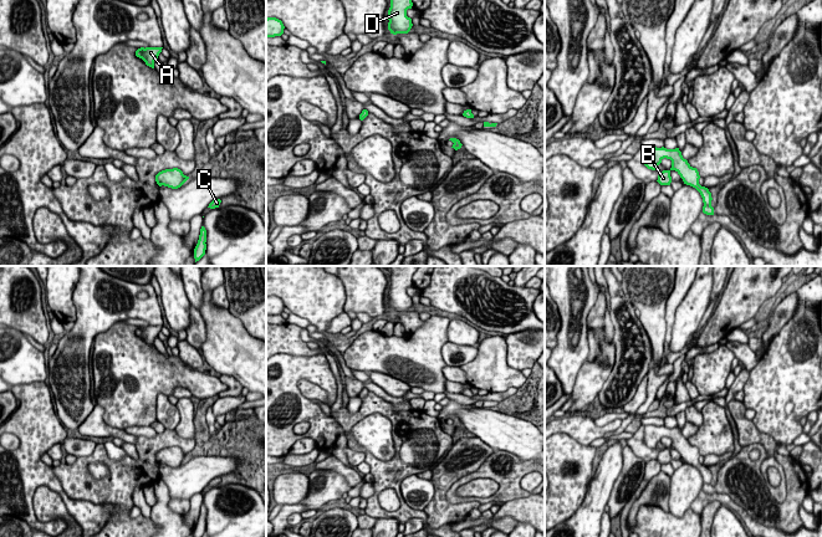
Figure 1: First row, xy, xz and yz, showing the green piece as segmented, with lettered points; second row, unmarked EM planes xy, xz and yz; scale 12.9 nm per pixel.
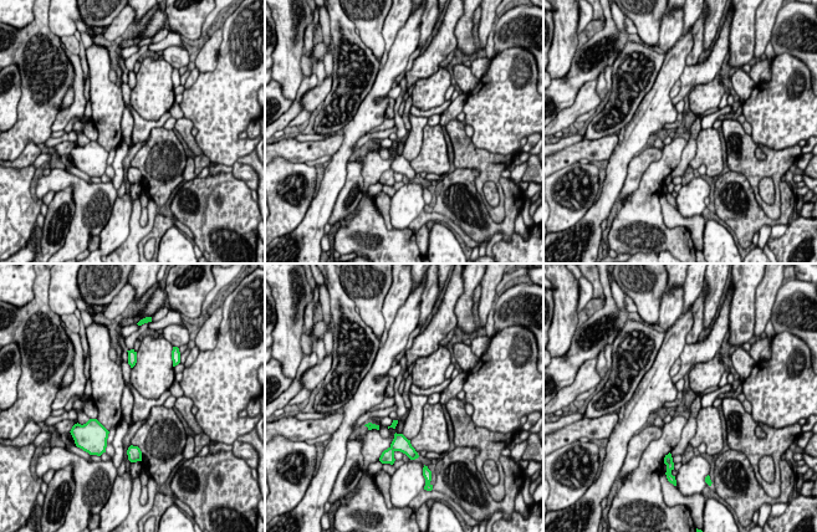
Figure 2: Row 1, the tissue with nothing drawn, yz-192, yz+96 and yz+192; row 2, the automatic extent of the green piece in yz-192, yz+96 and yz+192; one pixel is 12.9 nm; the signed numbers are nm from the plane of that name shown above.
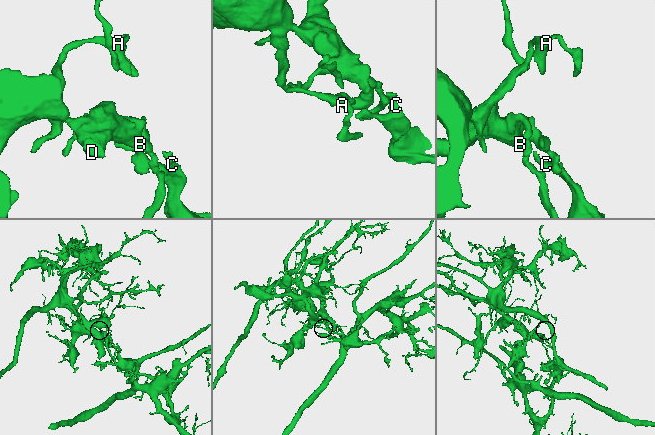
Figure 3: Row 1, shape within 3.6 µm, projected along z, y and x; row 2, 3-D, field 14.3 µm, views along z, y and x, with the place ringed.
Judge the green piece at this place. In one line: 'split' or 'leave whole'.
split

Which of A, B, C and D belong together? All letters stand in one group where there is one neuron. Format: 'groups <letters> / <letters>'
groups A B D / C

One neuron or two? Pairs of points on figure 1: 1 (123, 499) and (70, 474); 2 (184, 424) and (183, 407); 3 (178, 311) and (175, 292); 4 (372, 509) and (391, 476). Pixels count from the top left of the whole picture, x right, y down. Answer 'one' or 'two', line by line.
1: one
2: one
3: one
4: one

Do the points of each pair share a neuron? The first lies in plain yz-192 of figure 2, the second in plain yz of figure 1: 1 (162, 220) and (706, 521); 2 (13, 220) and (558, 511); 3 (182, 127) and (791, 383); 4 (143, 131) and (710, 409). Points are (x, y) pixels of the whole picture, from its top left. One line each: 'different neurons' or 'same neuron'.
1: same neuron
2: same neuron
3: different neurons
4: different neurons

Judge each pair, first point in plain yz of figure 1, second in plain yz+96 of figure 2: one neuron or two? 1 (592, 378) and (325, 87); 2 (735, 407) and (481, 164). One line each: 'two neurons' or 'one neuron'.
1: one neuron
2: one neuron

